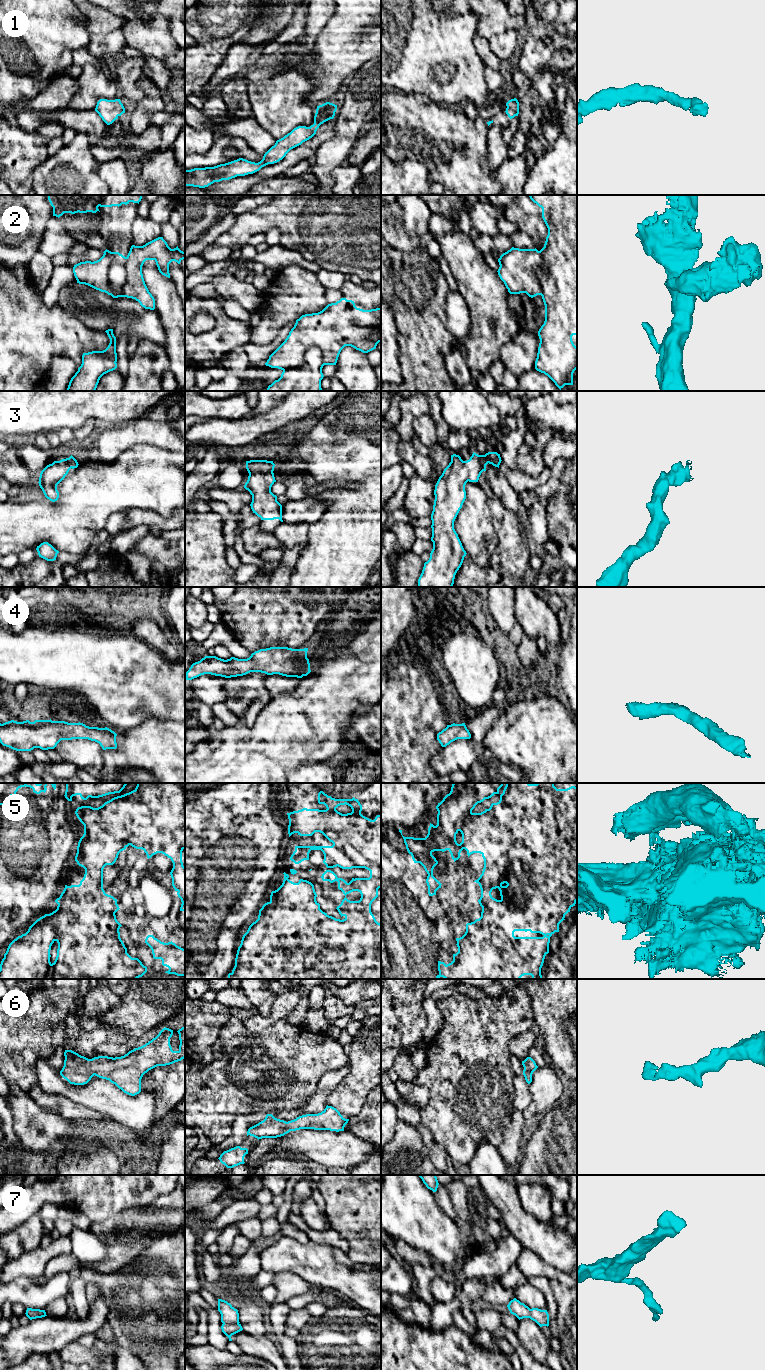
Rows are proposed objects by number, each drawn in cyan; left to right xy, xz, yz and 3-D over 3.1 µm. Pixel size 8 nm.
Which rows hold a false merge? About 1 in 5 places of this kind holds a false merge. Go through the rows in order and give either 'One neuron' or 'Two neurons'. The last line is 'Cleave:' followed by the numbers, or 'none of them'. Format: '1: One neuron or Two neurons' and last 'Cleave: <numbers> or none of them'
1: One neuron
2: Two neurons
3: One neuron
4: One neuron
5: One neuron
6: One neuron
7: One neuron
Cleave: 2

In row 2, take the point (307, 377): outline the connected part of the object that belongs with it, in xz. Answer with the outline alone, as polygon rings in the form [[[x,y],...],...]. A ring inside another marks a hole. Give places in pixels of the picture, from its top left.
[[[312,346],[304,354],[302,365],[283,370],[281,377],[266,391],[321,391],[323,366],[321,350]]]

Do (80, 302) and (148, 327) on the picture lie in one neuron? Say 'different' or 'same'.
same

